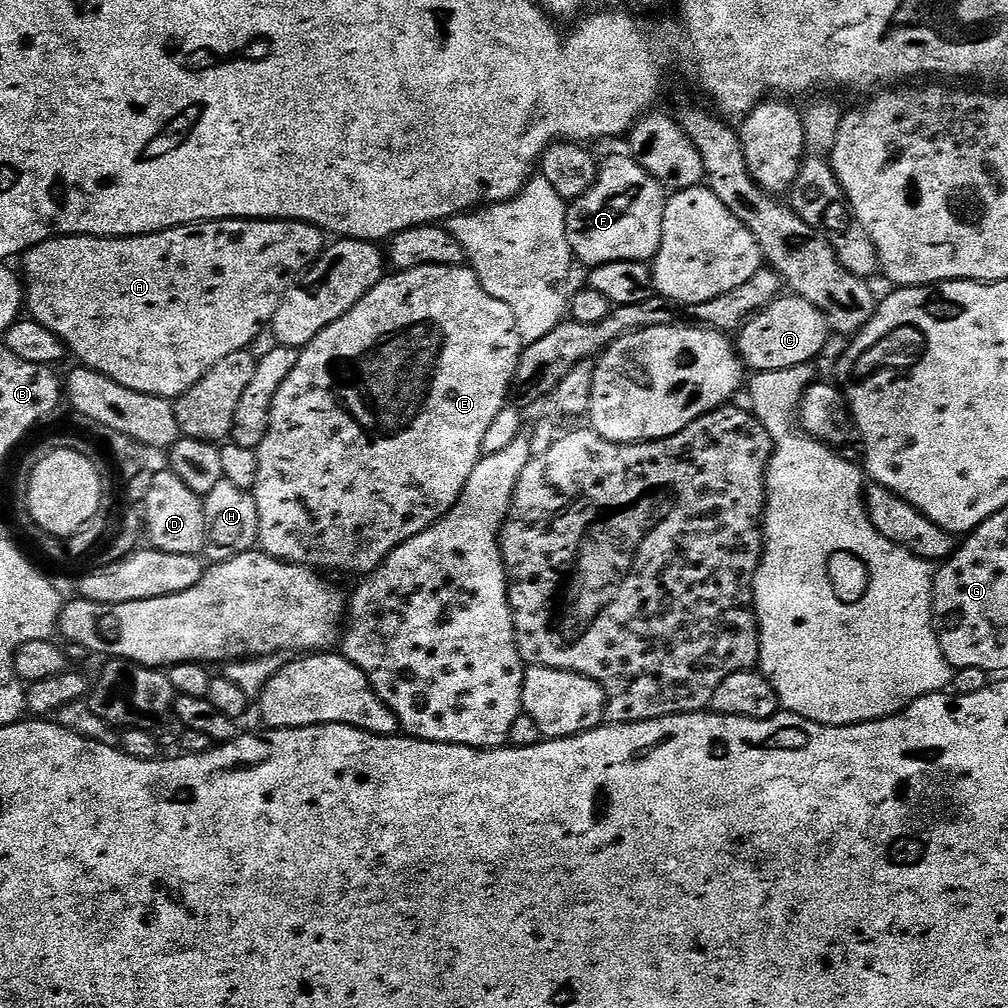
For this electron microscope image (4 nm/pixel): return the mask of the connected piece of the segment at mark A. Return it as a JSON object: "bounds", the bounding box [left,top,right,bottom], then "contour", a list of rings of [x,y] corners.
{"bounds":[22,220,325,401],"contour":[[[203,220],[201,224],[183,224],[177,228],[168,228],[165,232],[152,232],[148,236],[123,238],[55,235],[51,240],[29,248],[23,257],[22,287],[26,293],[26,312],[31,319],[37,320],[39,324],[46,326],[46,330],[55,334],[63,342],[65,349],[80,359],[77,361],[83,367],[93,368],[98,374],[130,390],[175,401],[176,397],[190,390],[190,386],[199,382],[214,366],[218,366],[222,358],[253,347],[251,344],[259,338],[260,331],[263,328],[265,331],[271,325],[288,289],[315,264],[325,247],[325,233],[315,224],[301,220]]]}

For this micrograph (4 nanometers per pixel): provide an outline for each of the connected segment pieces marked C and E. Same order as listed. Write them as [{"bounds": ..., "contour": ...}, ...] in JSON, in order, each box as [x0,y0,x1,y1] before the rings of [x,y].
[{"bounds":[734,294,828,373],"contour":[[[781,294],[740,327],[734,343],[740,359],[753,373],[773,372],[811,365],[812,359],[827,346],[828,336],[828,319],[818,306],[795,294]]]},{"bounds":[254,265,521,578],"contour":[[[422,265],[385,275],[378,286],[370,289],[345,316],[326,326],[326,330],[319,332],[304,347],[298,366],[290,370],[278,394],[274,394],[270,426],[266,430],[266,438],[262,438],[260,447],[256,449],[258,482],[254,495],[258,506],[259,551],[286,564],[300,564],[313,570],[333,568],[336,572],[349,572],[355,578],[375,572],[399,544],[422,534],[431,524],[437,524],[458,502],[474,466],[481,458],[482,438],[486,438],[490,422],[498,418],[509,399],[521,351],[512,308],[506,306],[506,302],[498,302],[498,298],[487,292],[471,267]]]}]

